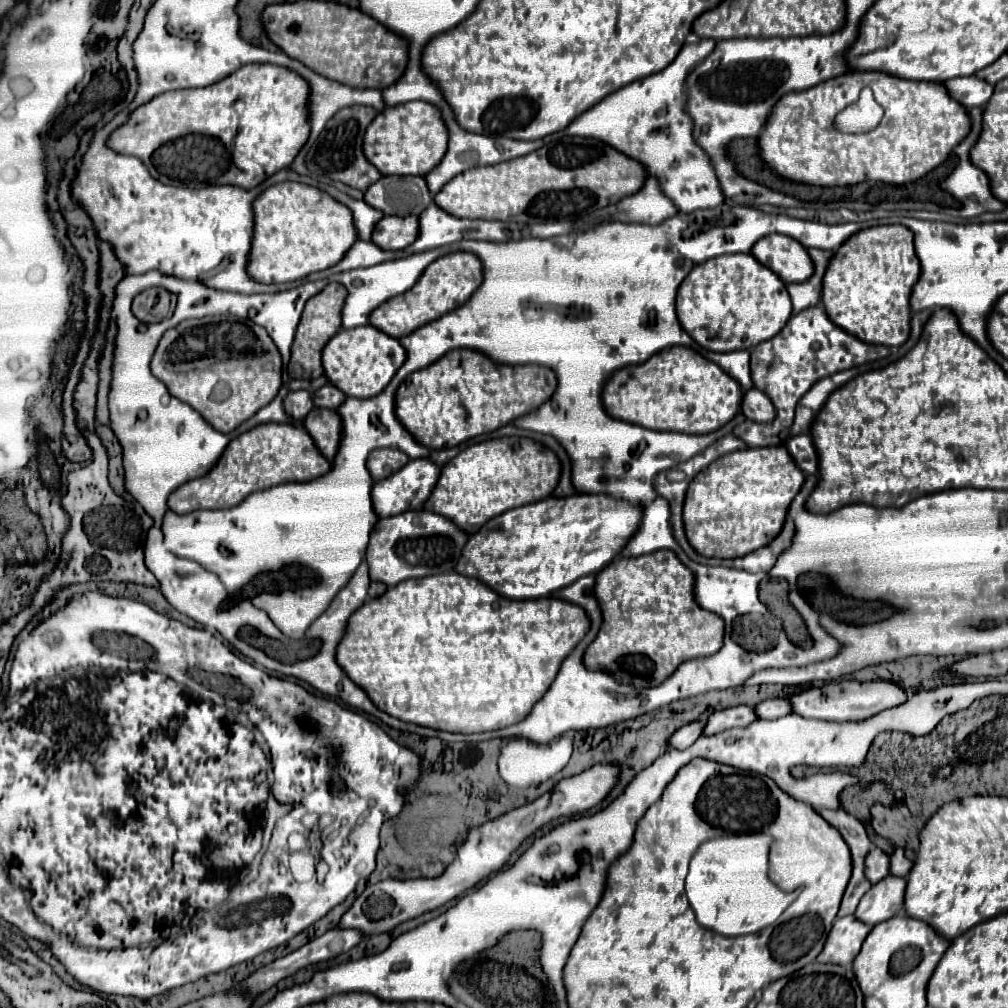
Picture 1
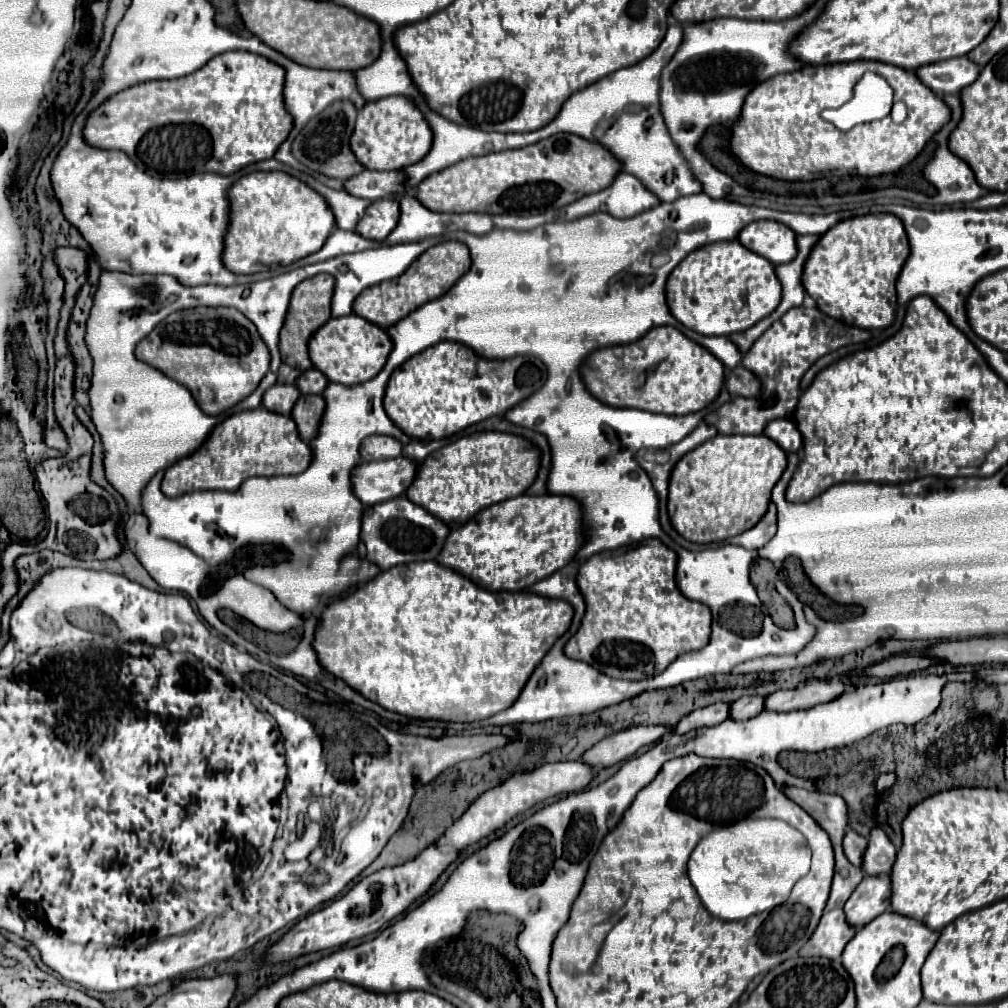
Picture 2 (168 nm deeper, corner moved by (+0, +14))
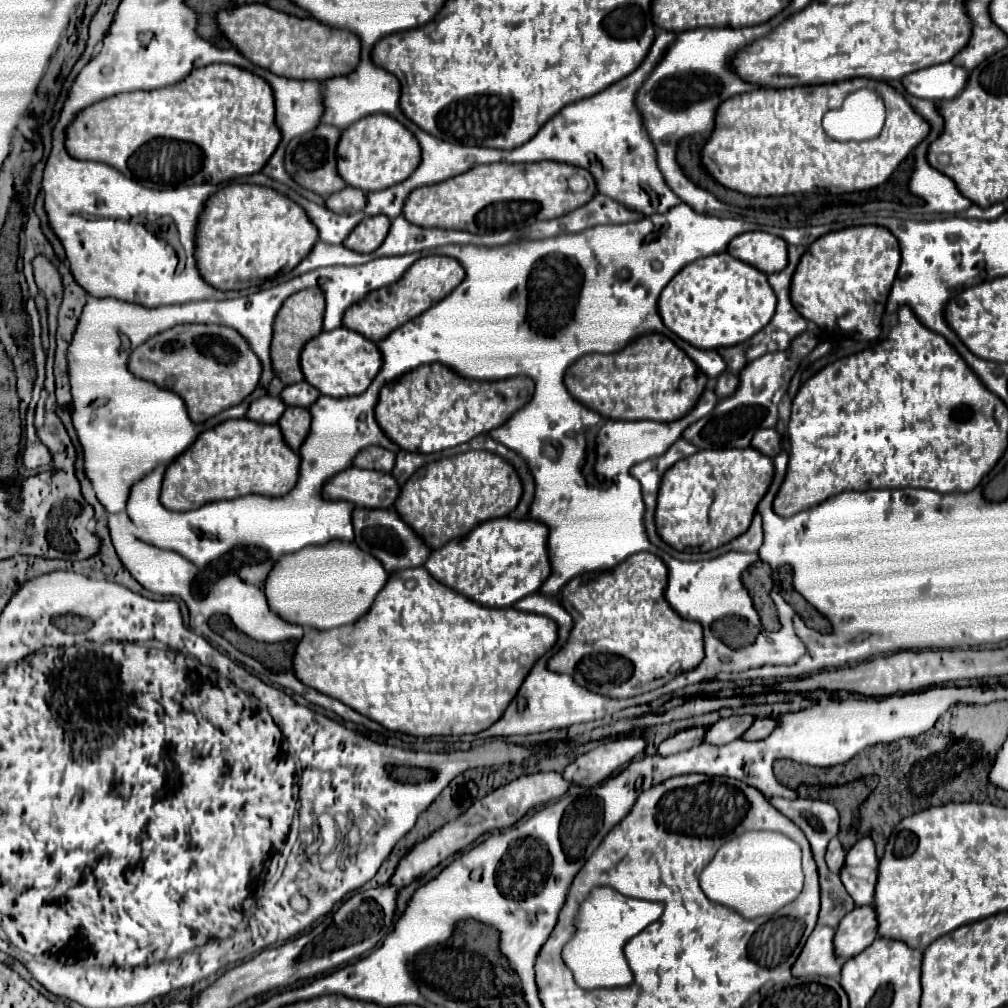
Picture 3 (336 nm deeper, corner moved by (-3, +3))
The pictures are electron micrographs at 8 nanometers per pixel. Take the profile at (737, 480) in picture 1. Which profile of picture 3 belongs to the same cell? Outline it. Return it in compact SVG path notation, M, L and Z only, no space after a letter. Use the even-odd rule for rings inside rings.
M752 446L700 450L694 456L676 462L664 474L656 508L658 534L678 551L688 547L700 548L704 552L714 550L742 536L750 528L756 506L768 492L772 478L772 458ZM756 464L764 464L764 468L768 468L768 476L760 476L760 472L756 472Z

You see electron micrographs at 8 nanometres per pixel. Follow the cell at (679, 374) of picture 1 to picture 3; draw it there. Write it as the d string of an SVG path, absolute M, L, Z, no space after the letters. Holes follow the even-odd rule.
M646 334L616 354L580 358L566 370L564 384L578 402L610 420L674 422L692 412L706 390L708 376L670 338Z

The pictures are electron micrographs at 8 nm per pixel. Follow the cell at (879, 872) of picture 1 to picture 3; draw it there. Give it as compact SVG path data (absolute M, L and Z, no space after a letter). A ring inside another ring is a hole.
M834 838L828 846L828 852L826 852L826 862L828 862L828 868L834 872L834 874L840 874L840 868L844 868L844 856L846 856L846 850L844 846L840 844L838 838Z

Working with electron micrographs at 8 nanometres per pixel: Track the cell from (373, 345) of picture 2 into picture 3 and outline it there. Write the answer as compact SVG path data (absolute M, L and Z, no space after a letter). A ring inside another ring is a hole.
M342 326L312 338L302 350L300 364L306 382L312 384L316 390L320 390L320 394L344 398L366 392L366 388L372 384L372 380L382 368L382 354L372 340Z

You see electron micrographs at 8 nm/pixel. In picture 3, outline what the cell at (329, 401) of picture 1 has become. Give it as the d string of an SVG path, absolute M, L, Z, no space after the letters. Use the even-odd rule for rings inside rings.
M306 382L286 386L282 392L282 400L288 406L306 406L306 408L310 408L314 404L314 400L318 400L318 396L320 396L320 392L312 386L308 386Z

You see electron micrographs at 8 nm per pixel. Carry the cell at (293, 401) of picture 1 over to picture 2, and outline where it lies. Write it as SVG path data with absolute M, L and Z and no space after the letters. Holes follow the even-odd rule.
M273 385L271 389L265 391L261 405L265 409L273 411L273 413L291 415L291 409L293 409L297 399L299 399L297 387L293 387L293 385Z

